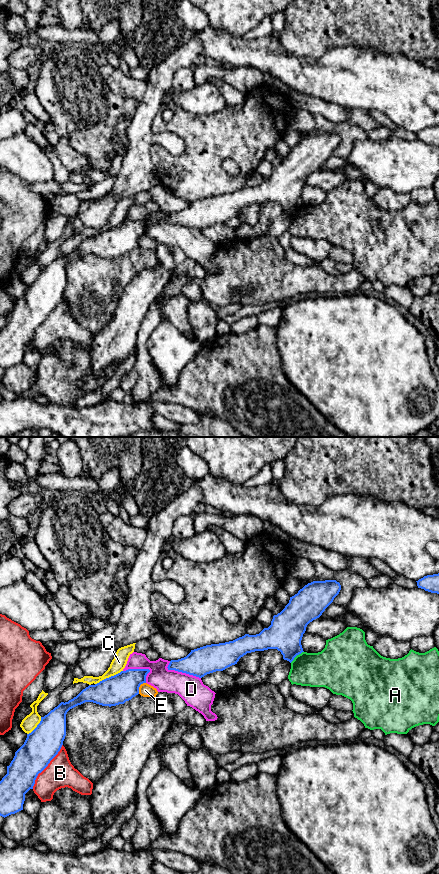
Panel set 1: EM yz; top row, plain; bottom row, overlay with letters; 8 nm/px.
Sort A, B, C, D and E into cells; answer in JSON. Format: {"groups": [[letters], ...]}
{"groups": [["A"], ["B"], ["C", "E"], ["D"]]}

